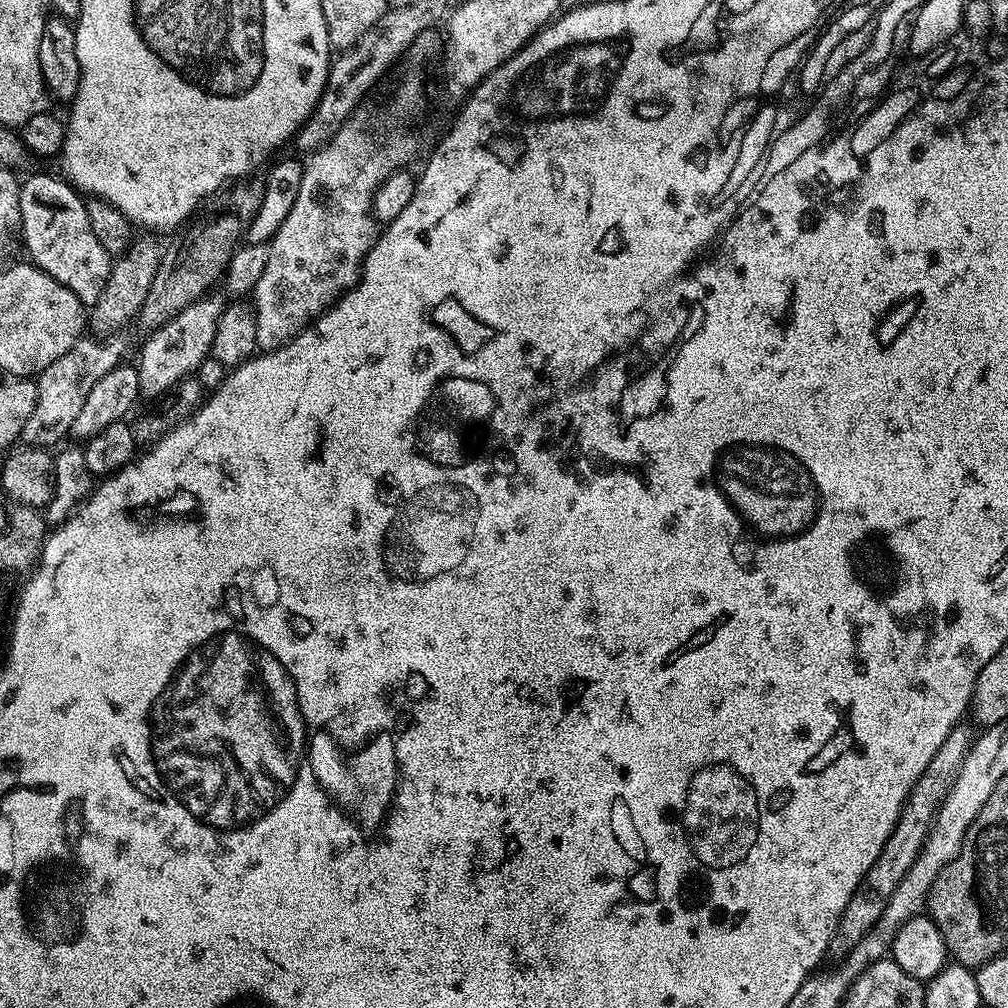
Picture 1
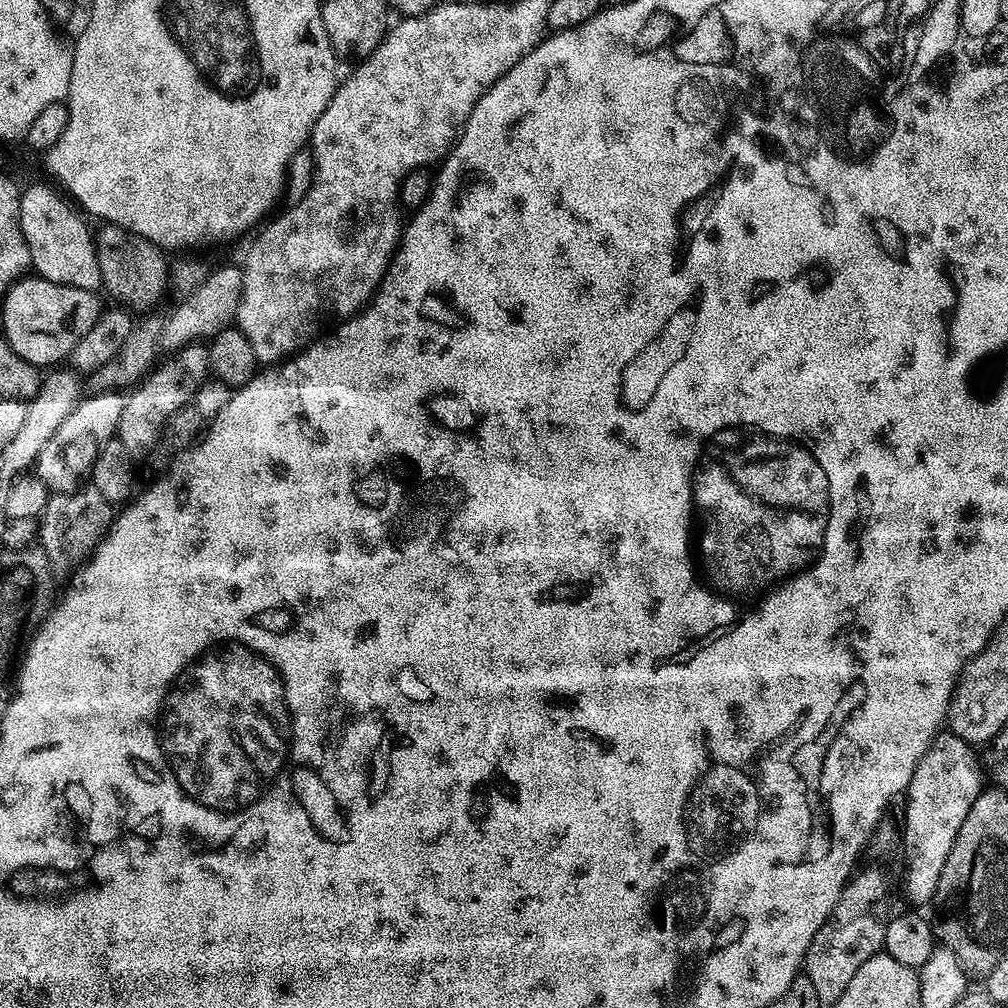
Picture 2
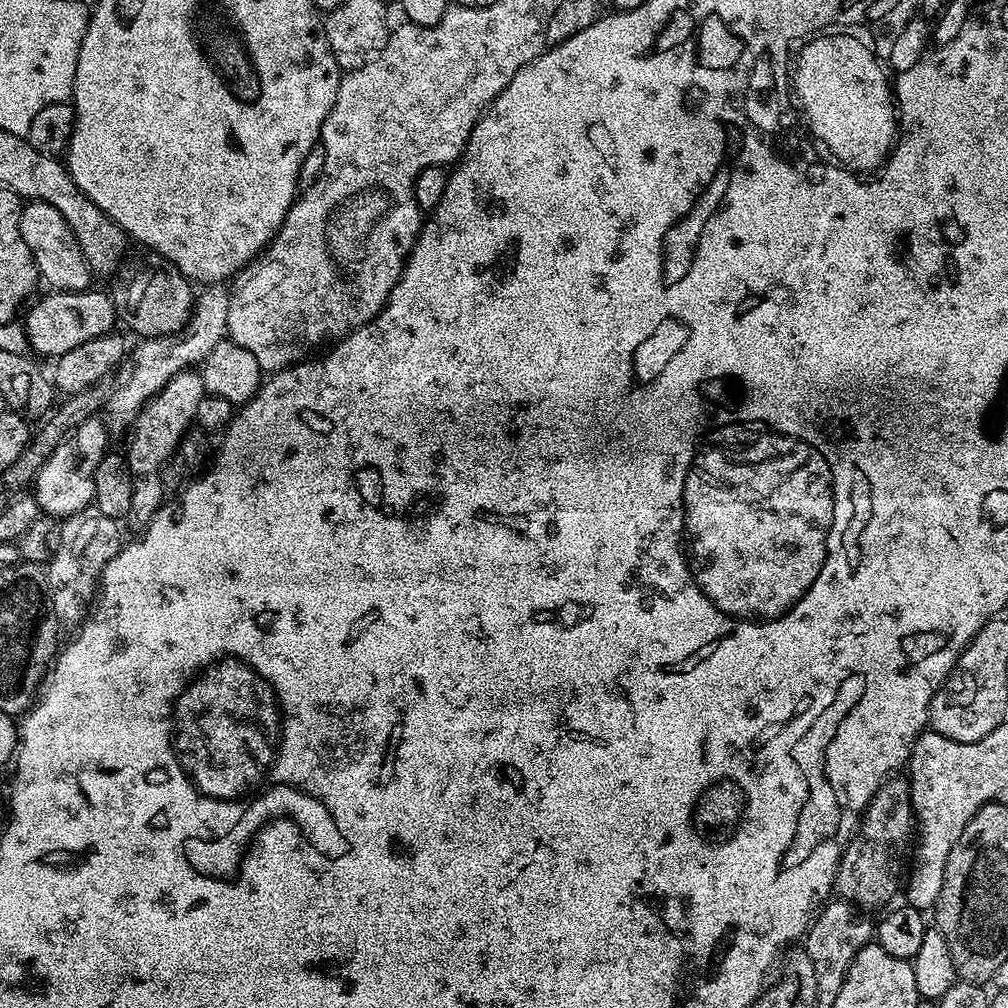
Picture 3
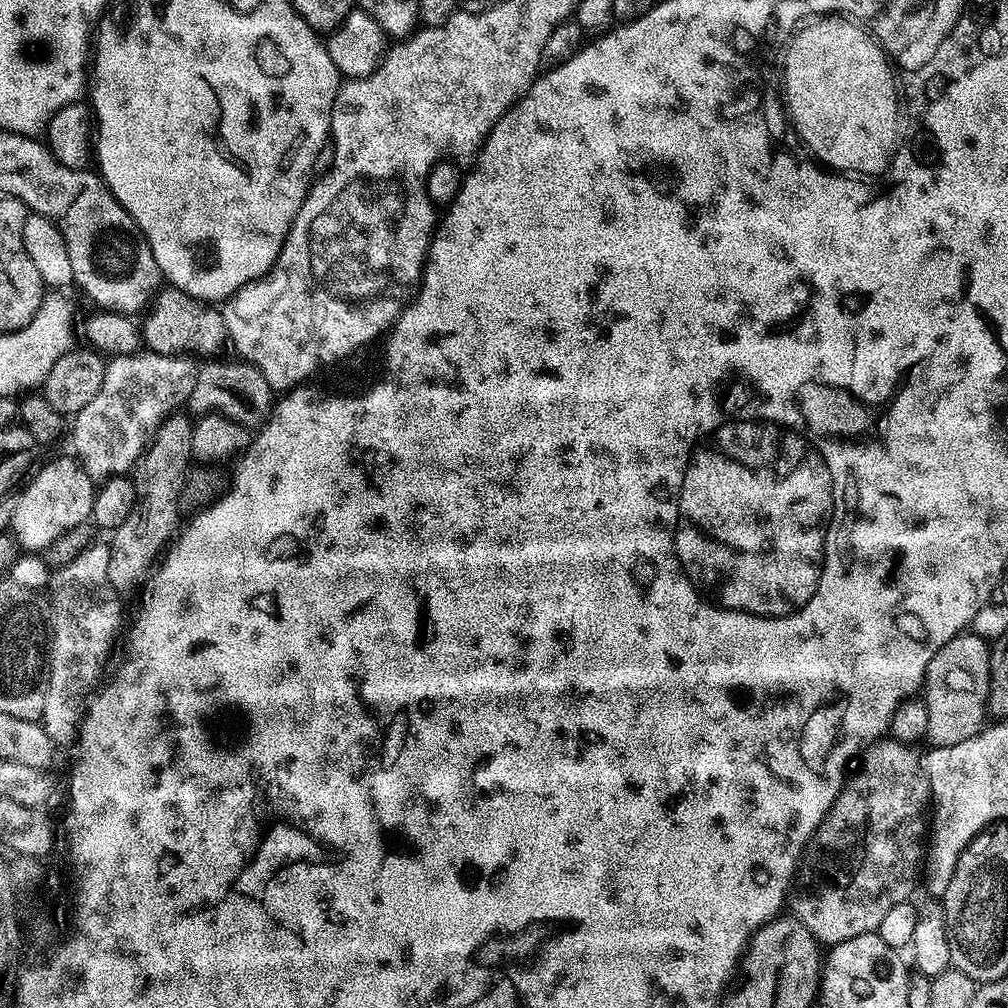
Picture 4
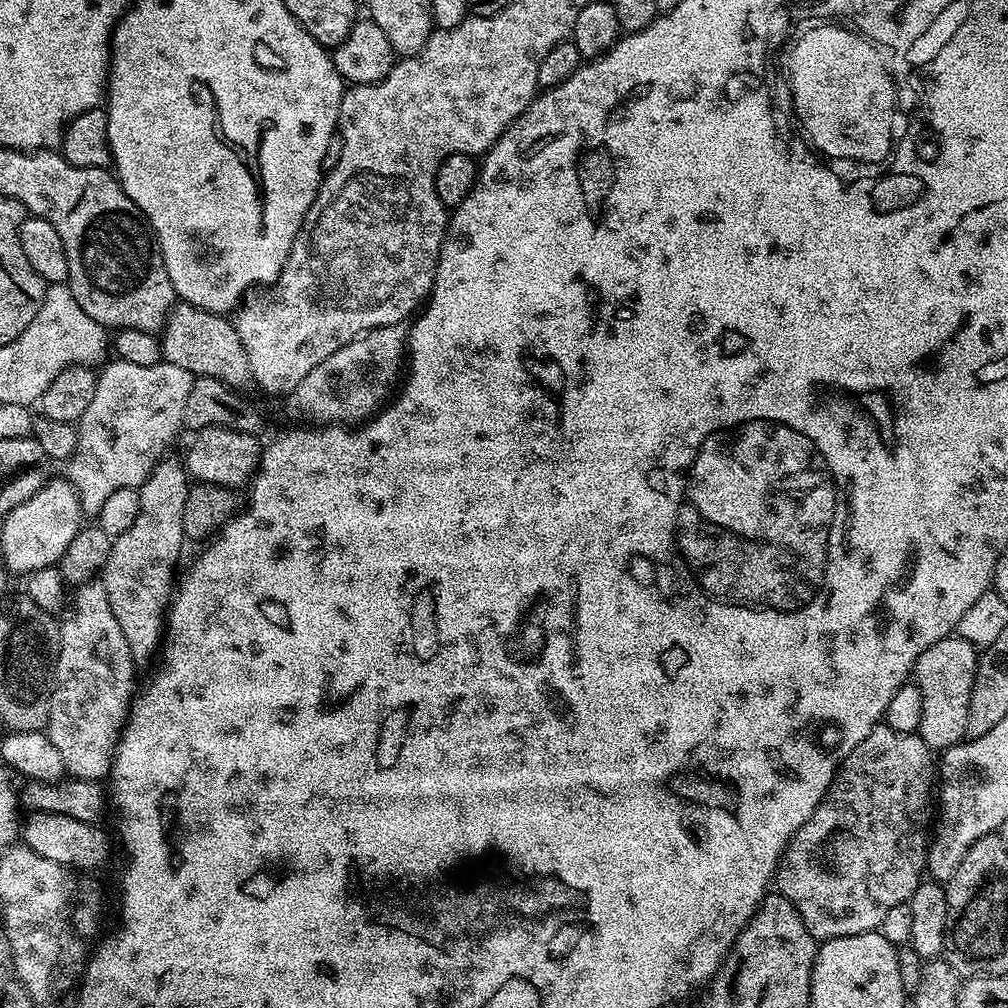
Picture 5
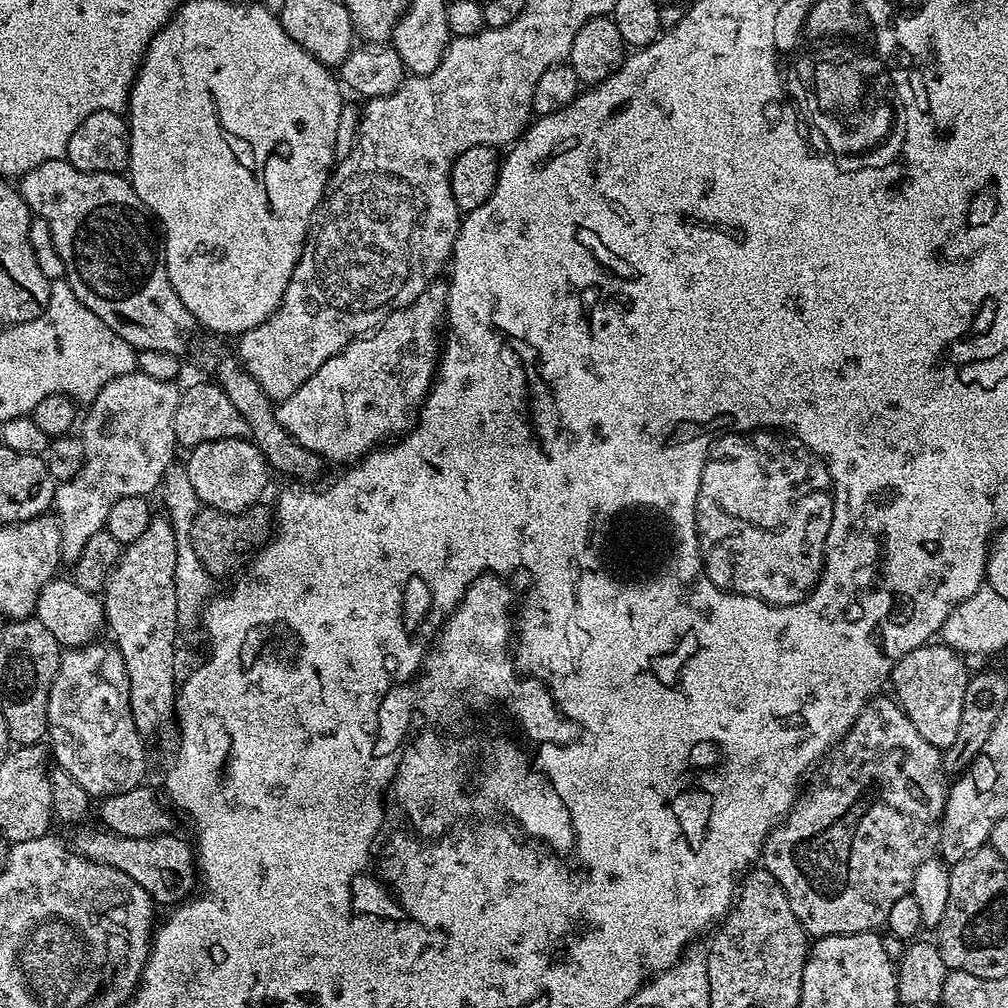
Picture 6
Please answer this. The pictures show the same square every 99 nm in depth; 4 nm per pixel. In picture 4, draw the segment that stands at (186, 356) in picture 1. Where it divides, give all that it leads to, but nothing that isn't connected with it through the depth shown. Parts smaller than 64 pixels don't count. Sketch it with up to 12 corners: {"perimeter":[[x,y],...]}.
{"perimeter":[[193,417],[151,433],[136,505],[110,539],[110,582],[141,583],[177,535]]}

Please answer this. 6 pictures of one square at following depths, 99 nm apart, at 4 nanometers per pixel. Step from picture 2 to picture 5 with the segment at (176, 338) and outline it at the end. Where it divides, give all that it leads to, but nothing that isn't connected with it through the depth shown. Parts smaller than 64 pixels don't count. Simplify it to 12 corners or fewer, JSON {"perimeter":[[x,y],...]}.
{"perimeter":[[182,366],[99,369],[67,465],[85,517],[184,428]]}

